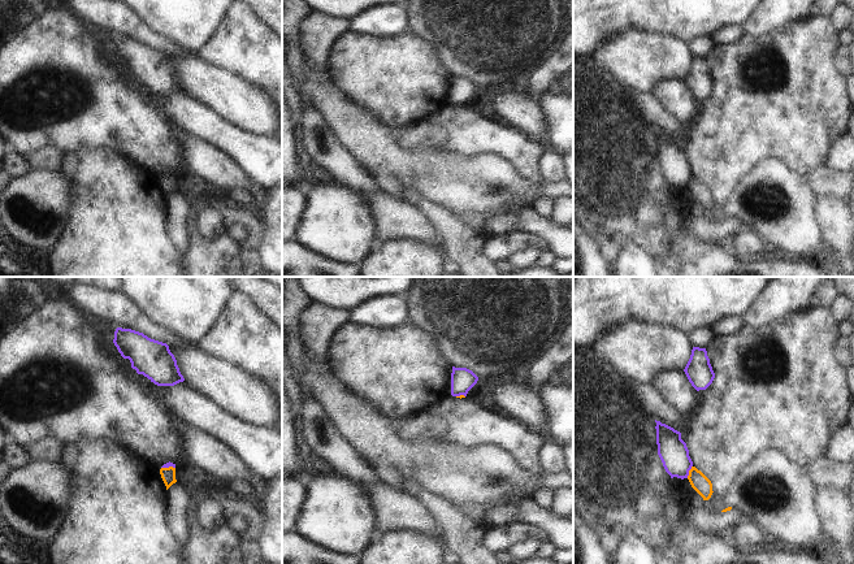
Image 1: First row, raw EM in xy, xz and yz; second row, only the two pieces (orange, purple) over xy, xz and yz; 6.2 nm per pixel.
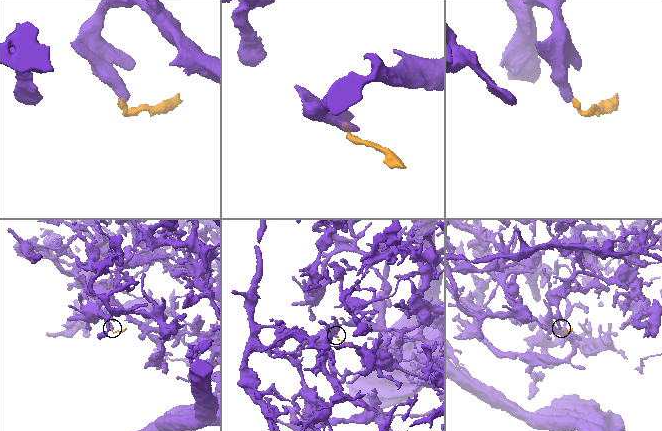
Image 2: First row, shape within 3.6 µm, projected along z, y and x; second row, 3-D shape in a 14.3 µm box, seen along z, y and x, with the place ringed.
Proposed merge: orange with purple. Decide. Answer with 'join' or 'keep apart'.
keep apart

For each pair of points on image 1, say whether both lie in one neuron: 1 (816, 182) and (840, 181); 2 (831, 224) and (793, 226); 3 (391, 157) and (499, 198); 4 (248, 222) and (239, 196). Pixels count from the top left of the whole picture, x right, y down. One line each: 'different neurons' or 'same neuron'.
1: same neuron
2: different neurons
3: same neuron
4: different neurons

